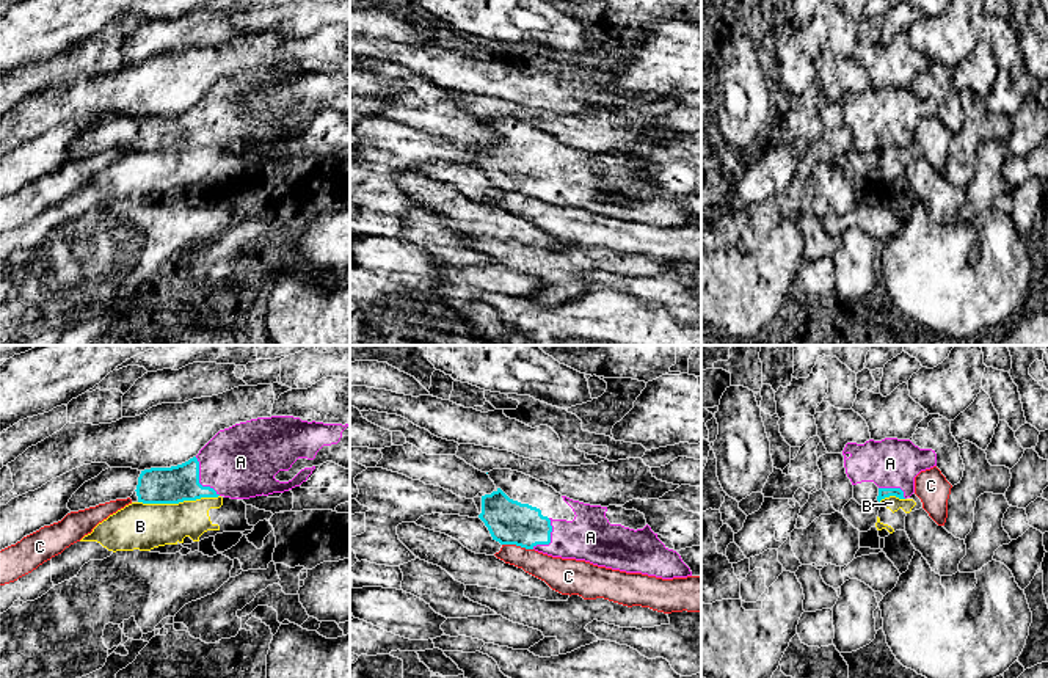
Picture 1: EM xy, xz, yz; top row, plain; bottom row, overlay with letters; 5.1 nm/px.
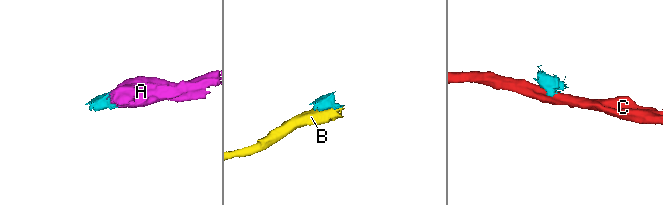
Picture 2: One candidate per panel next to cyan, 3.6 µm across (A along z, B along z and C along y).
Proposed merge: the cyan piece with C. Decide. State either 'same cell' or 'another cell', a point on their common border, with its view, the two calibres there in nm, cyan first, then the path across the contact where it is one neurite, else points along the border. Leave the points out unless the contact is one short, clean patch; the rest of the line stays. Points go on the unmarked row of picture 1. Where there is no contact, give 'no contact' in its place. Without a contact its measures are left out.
another cell | xz (518, 193) | 220/160 nm | along xz (502, 192), (515, 192), (532, 198)

